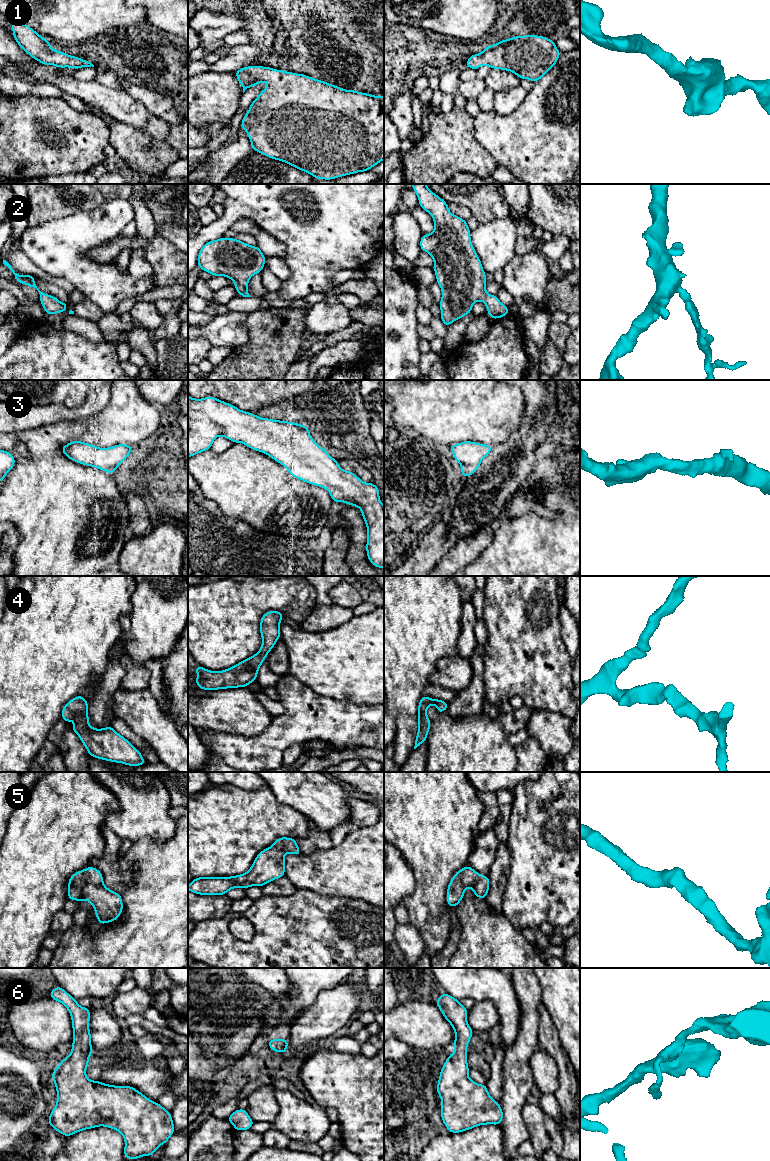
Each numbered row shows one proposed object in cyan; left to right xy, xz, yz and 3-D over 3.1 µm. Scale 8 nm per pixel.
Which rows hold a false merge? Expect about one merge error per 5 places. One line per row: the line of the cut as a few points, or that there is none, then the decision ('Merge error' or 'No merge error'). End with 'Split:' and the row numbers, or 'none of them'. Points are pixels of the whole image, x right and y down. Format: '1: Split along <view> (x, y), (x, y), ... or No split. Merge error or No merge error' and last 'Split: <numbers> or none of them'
1: No split. No merge error
2: No split. No merge error
3: No split. No merge error
4: No split. No merge error
5: No split. No merge error
6: No split. No merge error
Split: none of them

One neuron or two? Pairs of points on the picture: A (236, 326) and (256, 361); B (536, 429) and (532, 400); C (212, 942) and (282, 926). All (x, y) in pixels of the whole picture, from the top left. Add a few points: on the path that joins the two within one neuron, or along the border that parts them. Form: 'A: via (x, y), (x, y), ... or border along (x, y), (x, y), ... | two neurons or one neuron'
A: border along (246, 318), (248, 340), (232, 350) | two neurons
B: via (536, 422), (536, 407) | one neuron
C: via (229, 948), (260, 948), (265, 943) | one neuron

